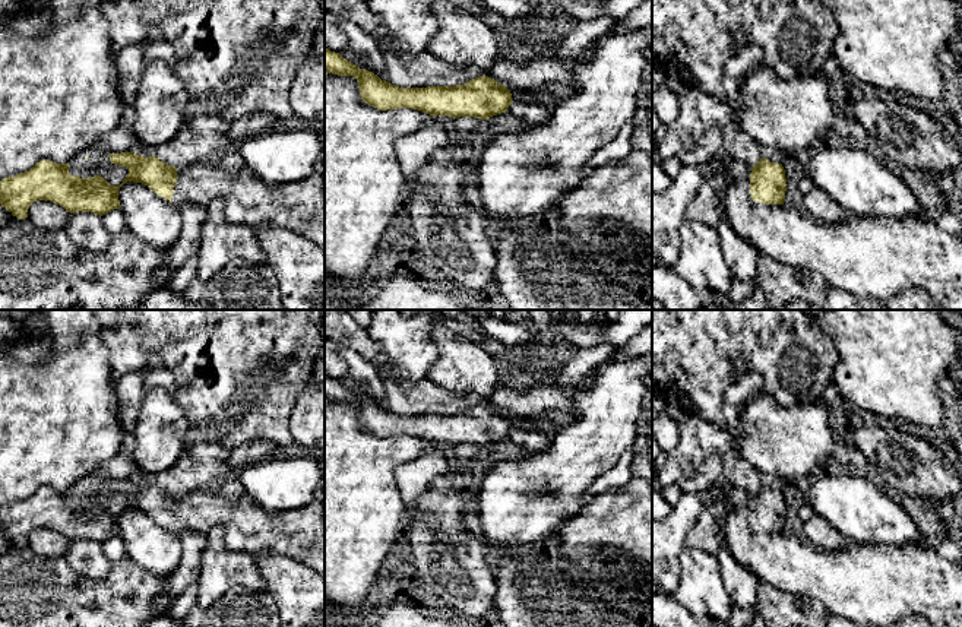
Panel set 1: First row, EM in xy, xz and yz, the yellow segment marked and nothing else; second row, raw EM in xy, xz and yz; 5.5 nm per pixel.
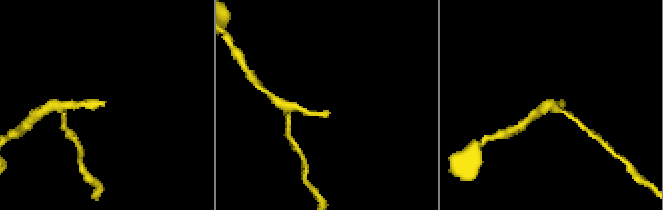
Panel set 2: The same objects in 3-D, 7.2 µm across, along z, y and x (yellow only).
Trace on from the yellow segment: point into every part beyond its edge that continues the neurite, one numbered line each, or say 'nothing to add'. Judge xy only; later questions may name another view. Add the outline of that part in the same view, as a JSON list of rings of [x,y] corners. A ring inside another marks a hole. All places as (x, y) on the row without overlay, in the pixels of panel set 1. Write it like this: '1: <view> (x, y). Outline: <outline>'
1: xy (298, 534). Outline: [[[325,475],[317,482],[308,504],[281,513],[269,513],[246,494],[235,500],[203,491],[177,495],[177,510],[173,522],[175,532],[208,533],[218,525],[225,529],[225,545],[230,550],[246,552],[254,558],[284,555],[308,566],[325,580]]]

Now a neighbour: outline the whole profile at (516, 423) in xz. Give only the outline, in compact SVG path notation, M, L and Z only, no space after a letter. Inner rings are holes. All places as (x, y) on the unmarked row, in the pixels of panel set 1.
M506 414L510 421L512 421L512 428L515 430L523 430L523 431L545 431L545 433L553 433L554 428L547 428L545 425L537 422L537 421L531 421L531 419L522 419L522 418L516 418L512 417L510 414Z

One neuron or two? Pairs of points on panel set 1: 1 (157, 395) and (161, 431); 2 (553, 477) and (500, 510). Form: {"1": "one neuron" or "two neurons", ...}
{"1": "one neuron", "2": "one neuron"}

